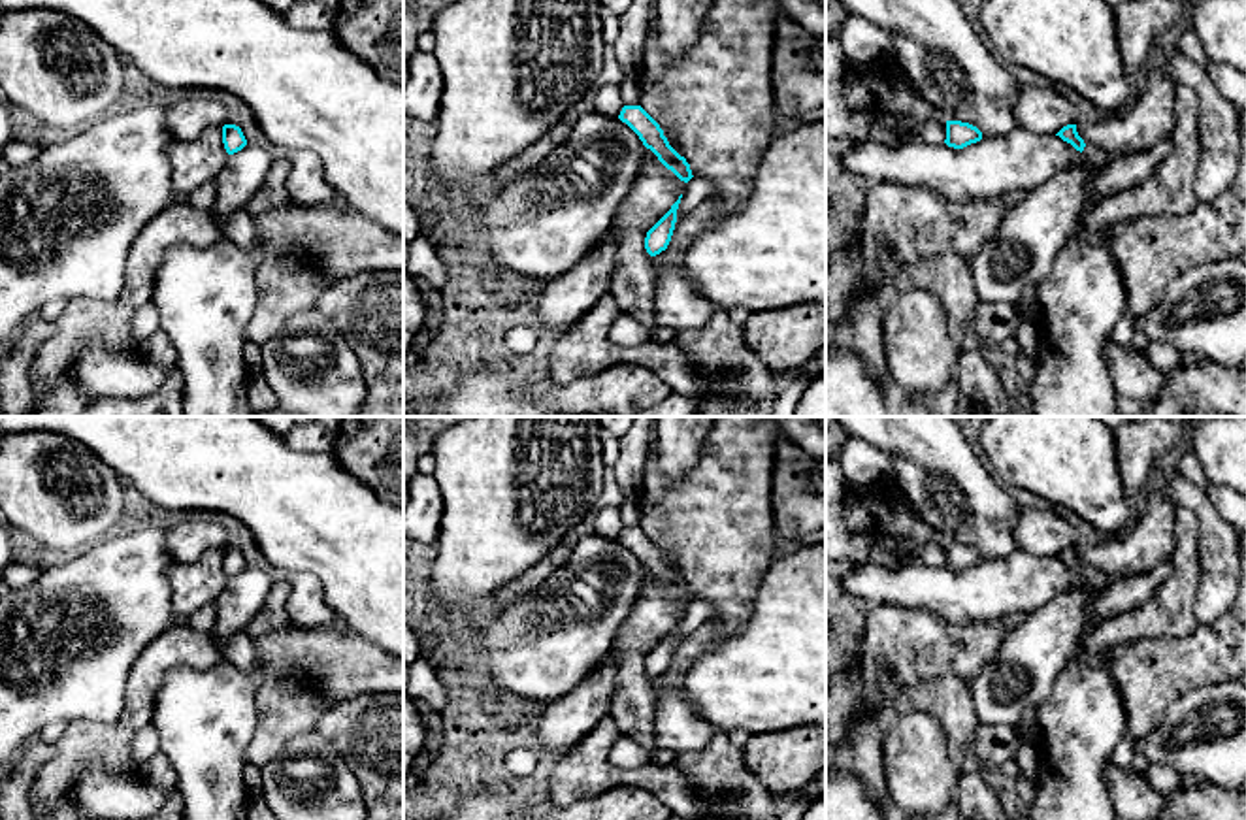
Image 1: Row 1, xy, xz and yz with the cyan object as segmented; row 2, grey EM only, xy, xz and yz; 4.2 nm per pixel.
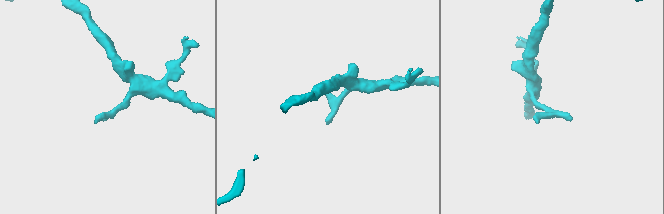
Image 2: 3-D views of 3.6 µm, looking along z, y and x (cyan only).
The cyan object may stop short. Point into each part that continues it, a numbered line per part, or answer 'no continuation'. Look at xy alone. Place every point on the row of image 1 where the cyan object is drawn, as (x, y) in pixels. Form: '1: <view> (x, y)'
no continuation

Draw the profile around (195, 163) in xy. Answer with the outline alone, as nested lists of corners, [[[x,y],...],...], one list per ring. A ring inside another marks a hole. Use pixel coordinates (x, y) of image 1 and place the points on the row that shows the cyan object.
[[[222,126],[205,130],[192,141],[172,141],[168,147],[172,187],[177,200],[185,200],[194,189],[215,181],[228,160],[222,143]]]

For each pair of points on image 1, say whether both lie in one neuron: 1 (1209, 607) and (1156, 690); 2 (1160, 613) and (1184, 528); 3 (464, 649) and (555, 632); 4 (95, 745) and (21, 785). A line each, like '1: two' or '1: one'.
1: two
2: one
3: one
4: two

